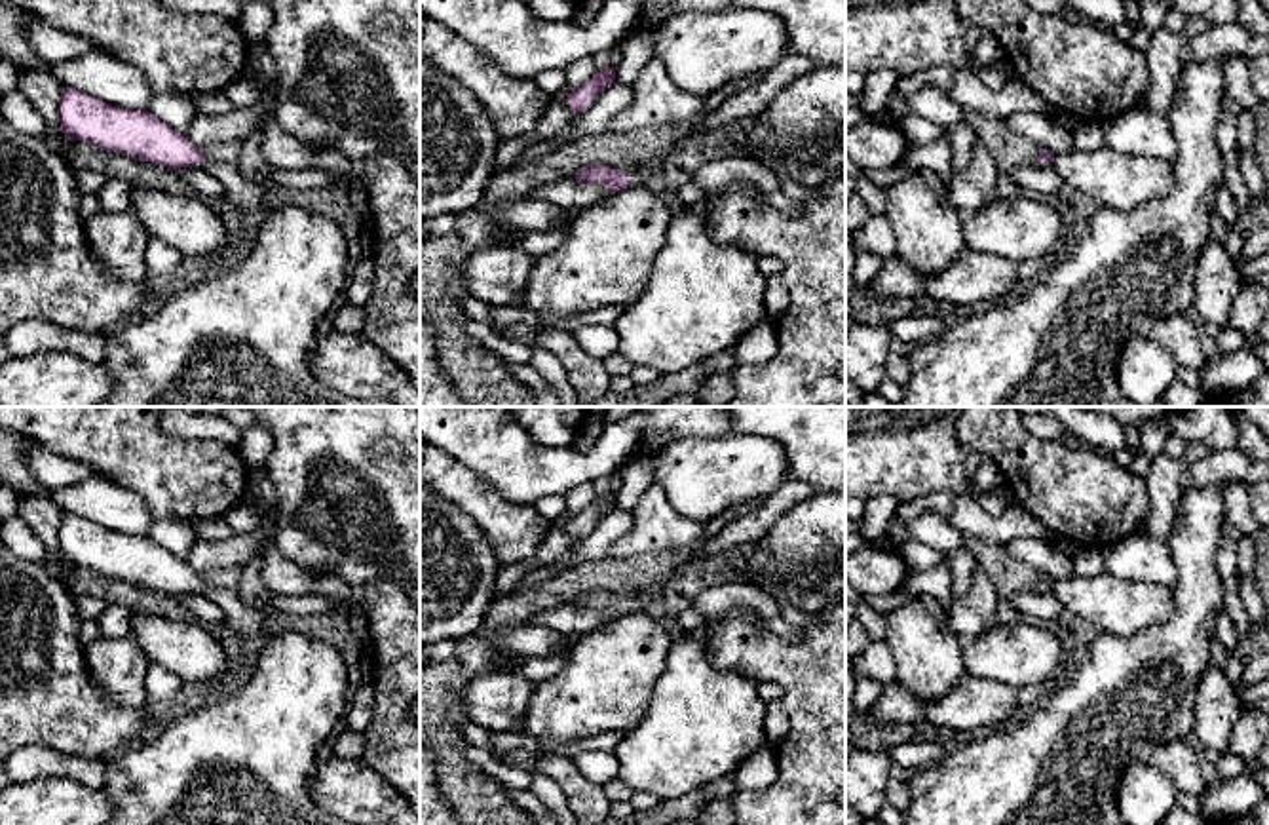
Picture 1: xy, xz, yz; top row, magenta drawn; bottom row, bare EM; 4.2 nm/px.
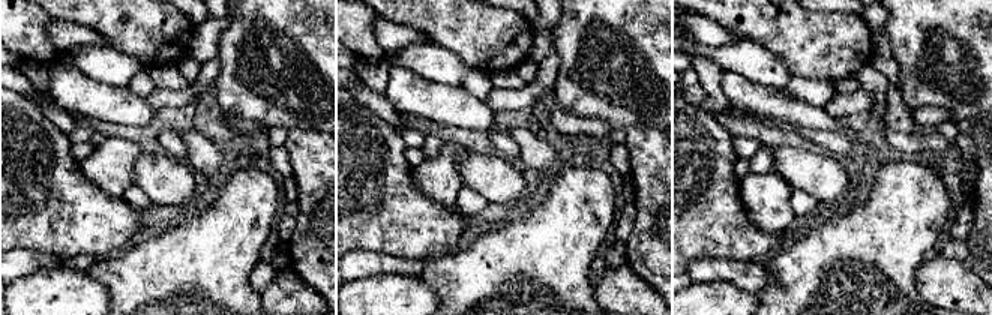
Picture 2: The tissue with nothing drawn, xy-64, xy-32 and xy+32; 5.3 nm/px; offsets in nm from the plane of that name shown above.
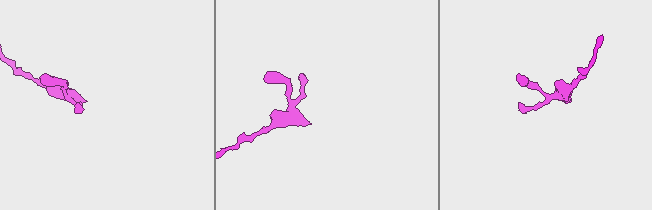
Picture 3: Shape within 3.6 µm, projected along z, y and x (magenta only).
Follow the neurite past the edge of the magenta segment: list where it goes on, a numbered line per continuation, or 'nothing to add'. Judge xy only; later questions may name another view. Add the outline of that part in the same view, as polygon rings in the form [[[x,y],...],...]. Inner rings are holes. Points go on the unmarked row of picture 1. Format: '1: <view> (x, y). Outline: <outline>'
1: xy (244, 620). Outline: [[[207,584],[199,593],[207,595],[224,610],[228,633],[237,637],[264,637],[266,625],[262,614],[245,603],[236,589]]]

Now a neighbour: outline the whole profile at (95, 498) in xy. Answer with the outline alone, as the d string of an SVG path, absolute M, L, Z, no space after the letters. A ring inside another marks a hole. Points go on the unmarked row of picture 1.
M101 475L65 489L47 490L47 498L63 513L80 515L120 534L144 536L156 523L135 492Z

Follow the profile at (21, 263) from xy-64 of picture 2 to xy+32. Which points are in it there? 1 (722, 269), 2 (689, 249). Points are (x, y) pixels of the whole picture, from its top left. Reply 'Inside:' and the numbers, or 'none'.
Inside: 1

